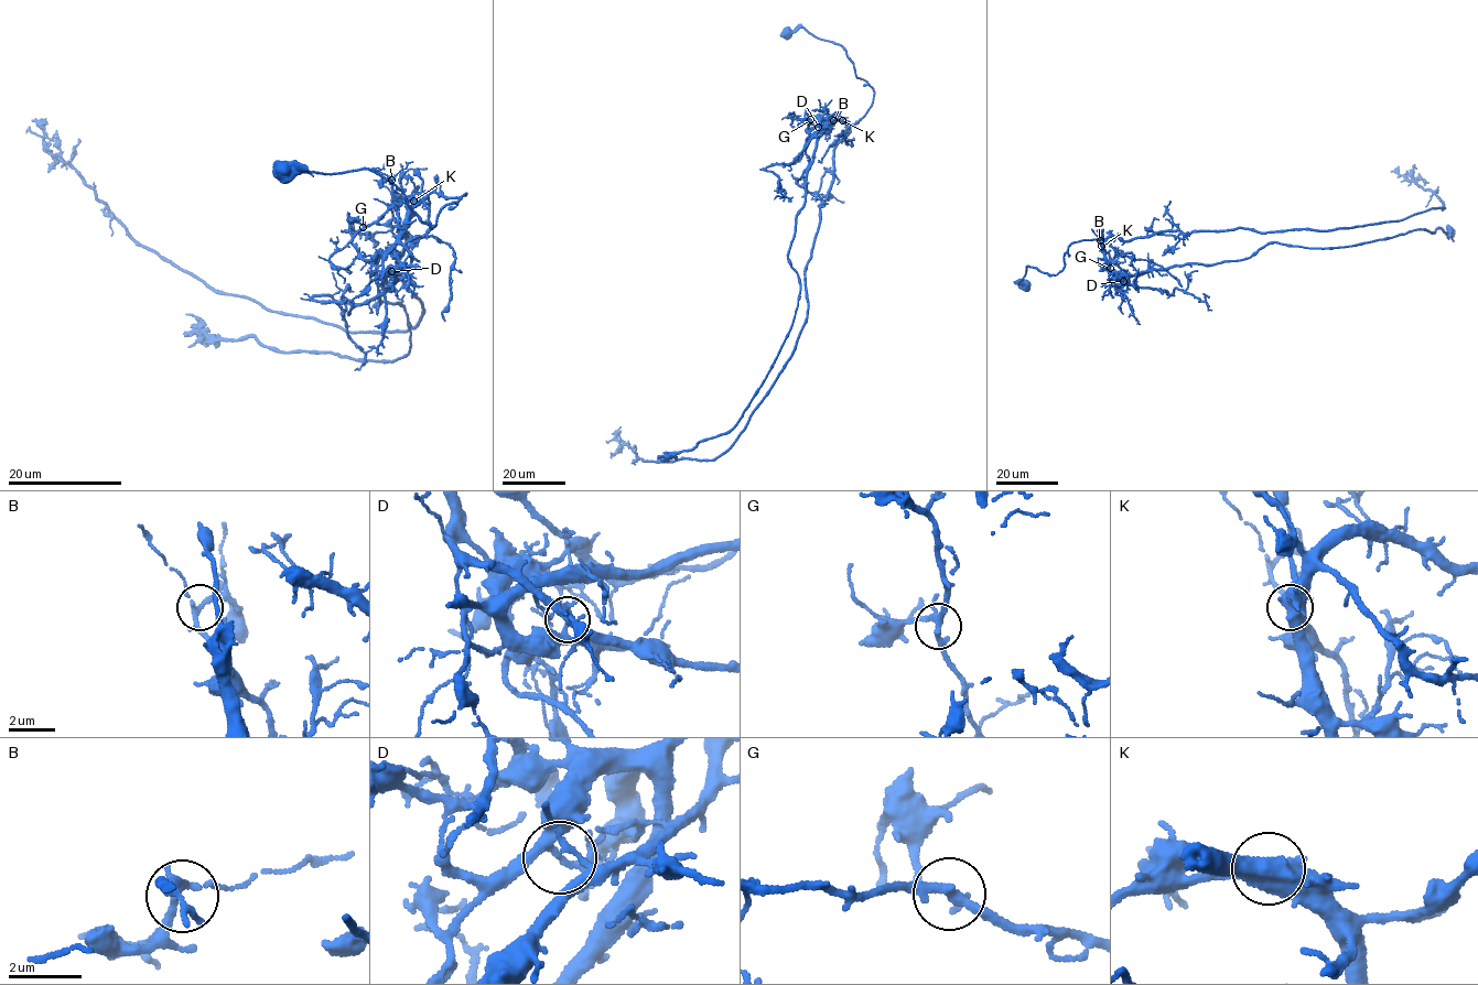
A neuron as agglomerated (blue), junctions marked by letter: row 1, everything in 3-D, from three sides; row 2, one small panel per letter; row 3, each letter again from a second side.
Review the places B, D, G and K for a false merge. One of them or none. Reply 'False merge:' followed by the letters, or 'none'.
False merge: D

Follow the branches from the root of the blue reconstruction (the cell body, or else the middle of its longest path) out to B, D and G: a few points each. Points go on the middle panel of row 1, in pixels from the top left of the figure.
B: (785, 34), (804, 26), (837, 43), (845, 50), (856, 77), (873, 89), (871, 106), (859, 121), (833, 120)
D: (785, 34), (804, 26), (838, 44), (856, 77), (874, 91), (871, 106), (855, 123), (828, 117), (818, 127)
G: (785, 34), (804, 26), (838, 44), (845, 50), (856, 77), (874, 91), (871, 106), (854, 123), (810, 119)

